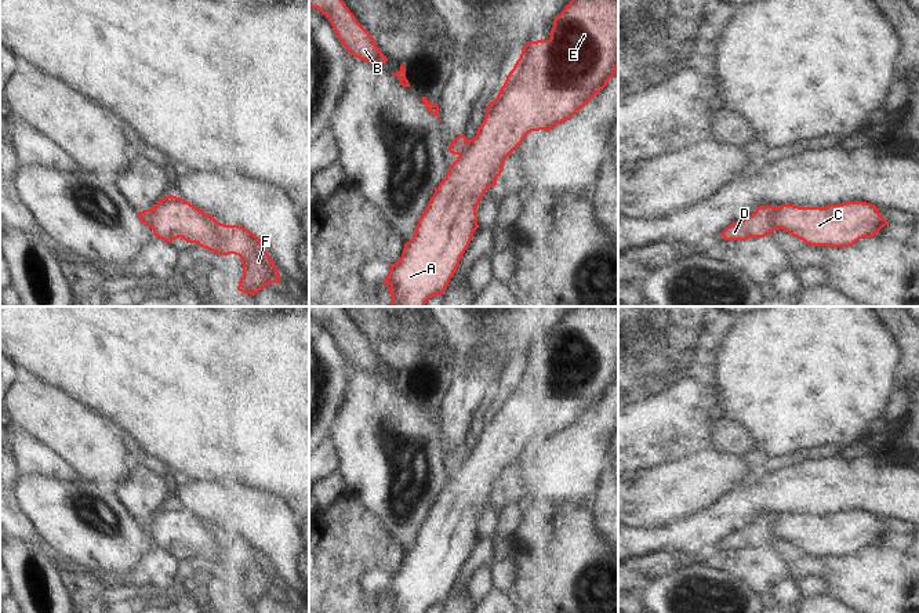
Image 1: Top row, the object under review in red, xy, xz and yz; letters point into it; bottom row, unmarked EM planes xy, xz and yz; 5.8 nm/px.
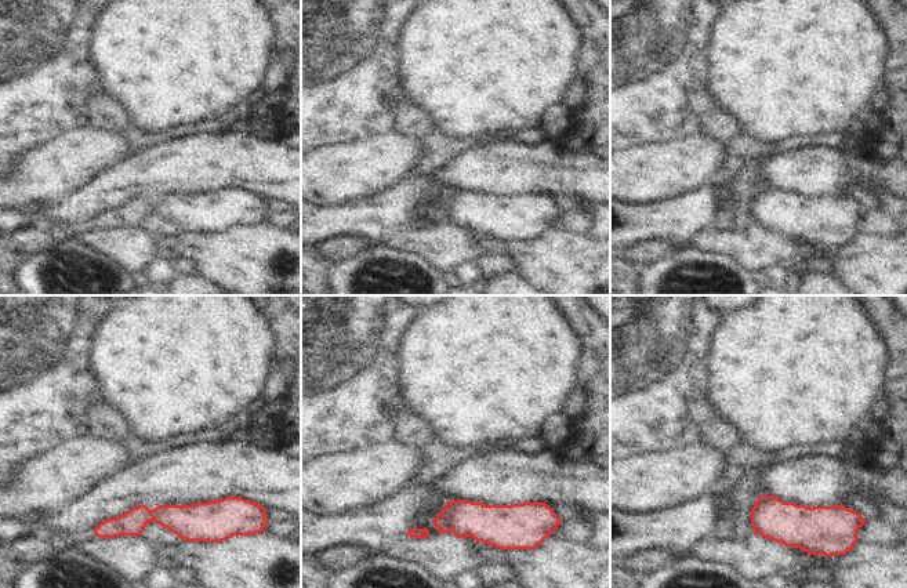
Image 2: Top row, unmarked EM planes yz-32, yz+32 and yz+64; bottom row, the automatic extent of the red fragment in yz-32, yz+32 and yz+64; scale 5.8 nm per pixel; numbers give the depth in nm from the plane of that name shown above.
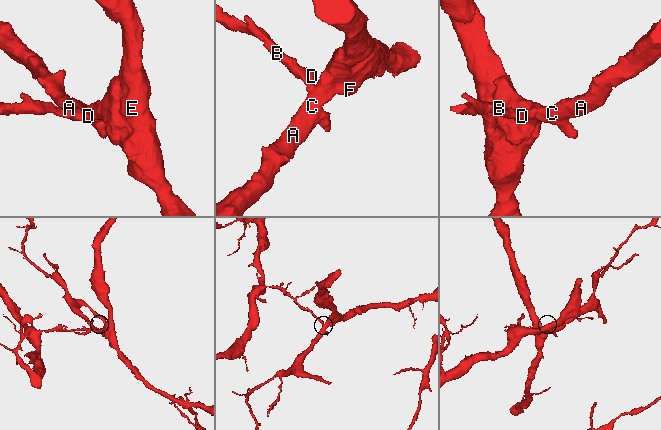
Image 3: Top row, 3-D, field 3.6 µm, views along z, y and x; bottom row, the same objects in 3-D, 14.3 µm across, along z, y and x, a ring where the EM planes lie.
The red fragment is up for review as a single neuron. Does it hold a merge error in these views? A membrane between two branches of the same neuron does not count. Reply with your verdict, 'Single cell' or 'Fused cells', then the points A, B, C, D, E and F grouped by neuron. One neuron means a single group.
Fused cells. Groups: A C E F / B D.

